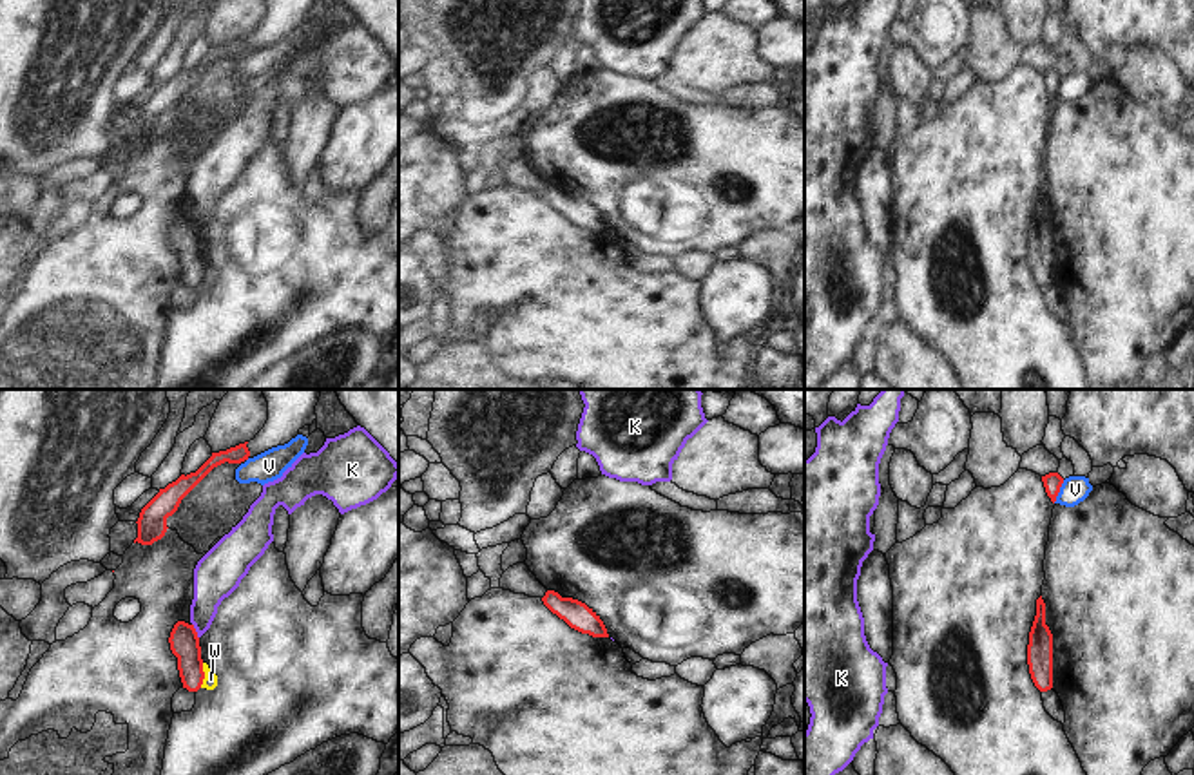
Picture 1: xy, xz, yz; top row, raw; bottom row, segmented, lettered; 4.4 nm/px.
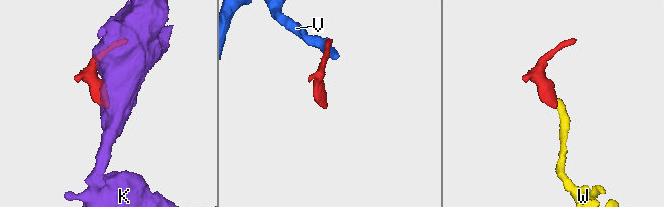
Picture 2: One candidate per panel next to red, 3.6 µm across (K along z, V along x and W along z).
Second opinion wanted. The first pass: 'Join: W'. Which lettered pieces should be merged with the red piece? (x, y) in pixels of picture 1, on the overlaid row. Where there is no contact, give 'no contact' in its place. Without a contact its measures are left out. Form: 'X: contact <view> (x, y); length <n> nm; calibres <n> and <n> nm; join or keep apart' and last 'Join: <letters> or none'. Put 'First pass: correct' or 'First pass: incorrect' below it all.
K: contact xy (194, 631); length 80 nm; calibres 130 and 190 nm; keep apart
V: contact yz (1059, 491); length 120 nm; calibres 80 and 120 nm; keep apart
W: contact xy (203, 676); length 110 nm; calibres 130 and 60 nm; keep apart
Join: none
First pass: incorrect

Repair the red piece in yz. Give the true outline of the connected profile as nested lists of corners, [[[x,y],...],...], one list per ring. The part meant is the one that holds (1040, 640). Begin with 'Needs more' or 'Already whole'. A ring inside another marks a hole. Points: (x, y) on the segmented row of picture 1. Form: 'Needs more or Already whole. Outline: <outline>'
Already whole. Outline: [[[1036,599],[1036,616],[1029,632],[1027,665],[1035,686],[1040,692],[1053,688],[1053,634],[1045,625],[1045,603]]]

